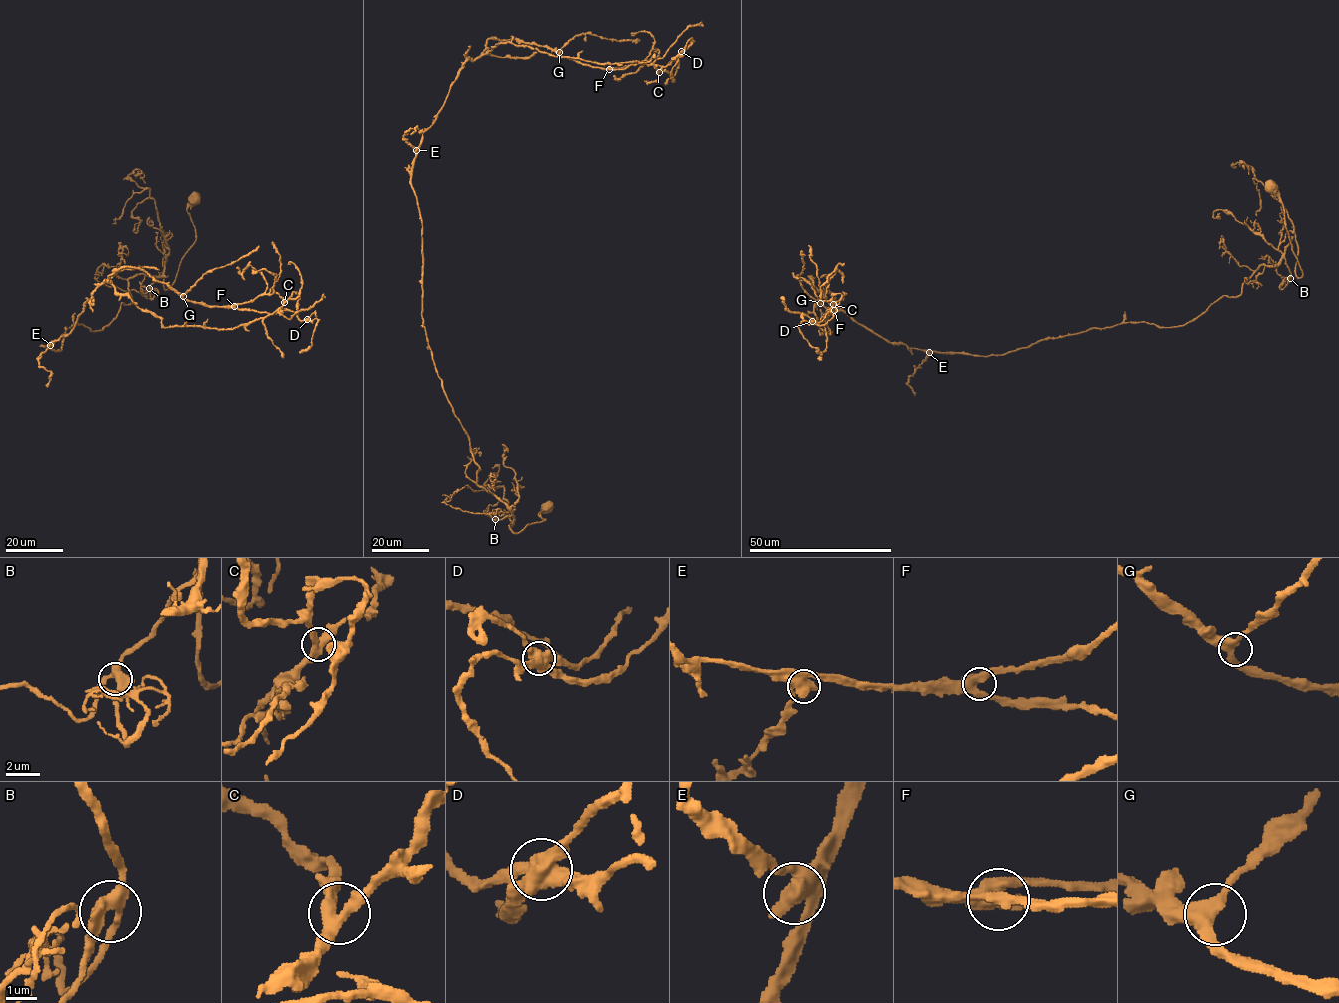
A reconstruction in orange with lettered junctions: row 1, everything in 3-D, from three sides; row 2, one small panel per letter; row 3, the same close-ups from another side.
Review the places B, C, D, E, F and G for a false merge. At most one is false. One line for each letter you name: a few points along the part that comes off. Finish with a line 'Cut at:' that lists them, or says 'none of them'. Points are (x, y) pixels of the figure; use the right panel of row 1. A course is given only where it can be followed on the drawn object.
D: course (812, 321), (832, 317), (841, 295), (822, 334), (820, 277)
Cut at: D

